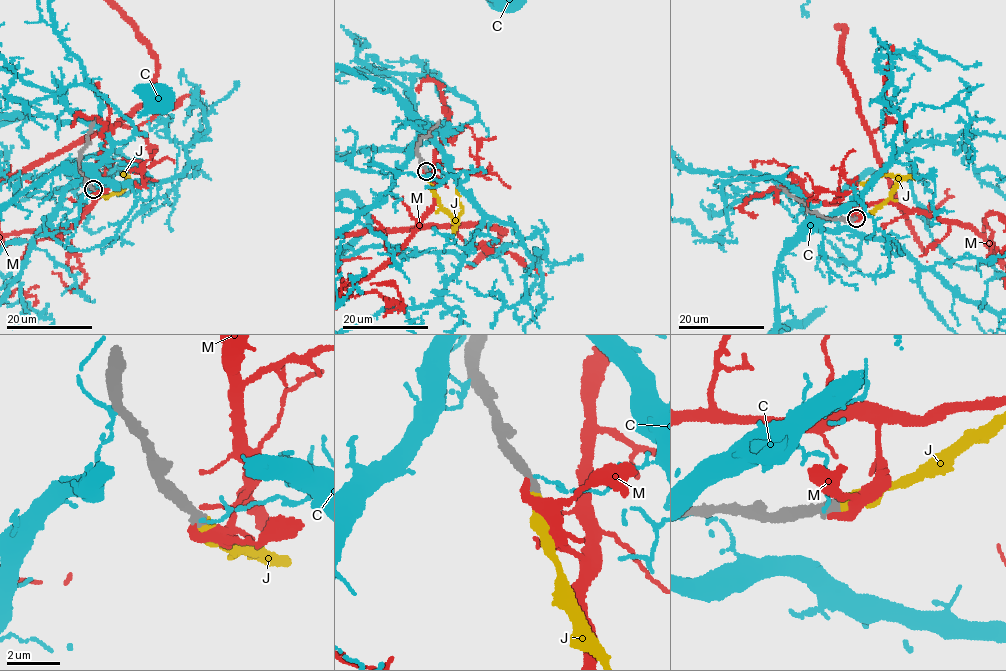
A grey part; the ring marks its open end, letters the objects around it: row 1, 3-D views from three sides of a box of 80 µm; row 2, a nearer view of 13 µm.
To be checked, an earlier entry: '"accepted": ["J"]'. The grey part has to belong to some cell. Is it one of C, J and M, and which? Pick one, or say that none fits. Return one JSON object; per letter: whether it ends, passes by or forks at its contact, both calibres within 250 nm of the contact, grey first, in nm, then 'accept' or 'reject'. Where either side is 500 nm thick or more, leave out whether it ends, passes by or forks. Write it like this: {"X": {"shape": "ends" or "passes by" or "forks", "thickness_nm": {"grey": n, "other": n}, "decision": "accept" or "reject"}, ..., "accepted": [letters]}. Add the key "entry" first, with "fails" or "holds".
{"entry": "holds", "C": {"shape": "ends", "thickness_nm": {"grey": 420, "other": 90}, "decision": "reject"}, "J": {"shape": "ends", "thickness_nm": {"grey": 360, "other": 360}, "decision": "accept"}, "M": {"shape": "ends", "thickness_nm": {"grey": 400, "other": 260}, "decision": "reject"}, "accepted": ["J"]}

